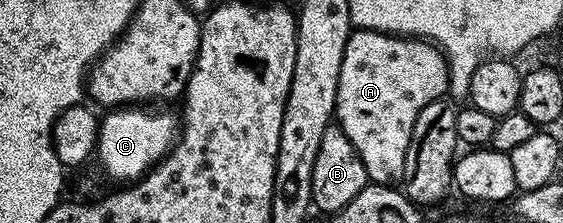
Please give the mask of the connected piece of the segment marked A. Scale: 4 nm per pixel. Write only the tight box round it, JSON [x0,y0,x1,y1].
[335,28,449,186]

